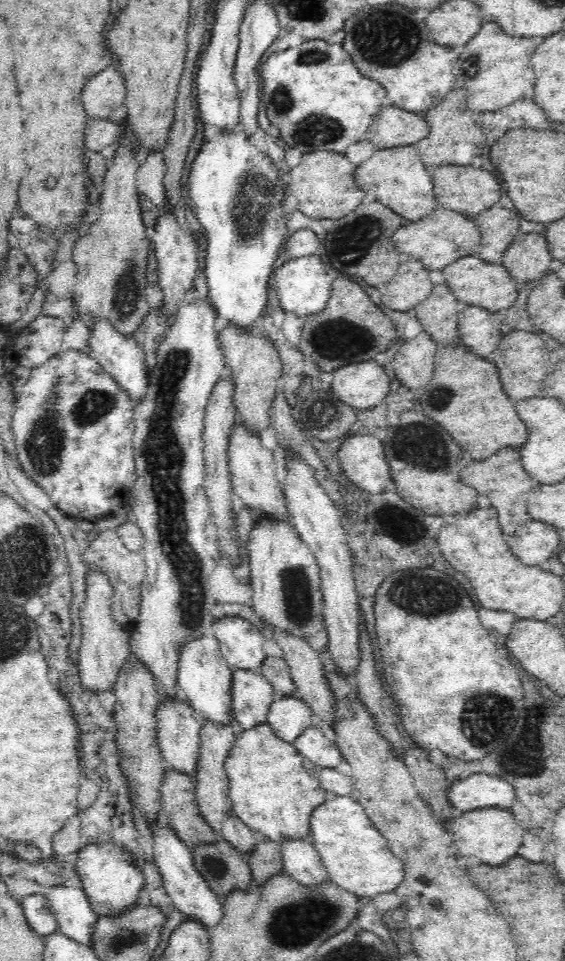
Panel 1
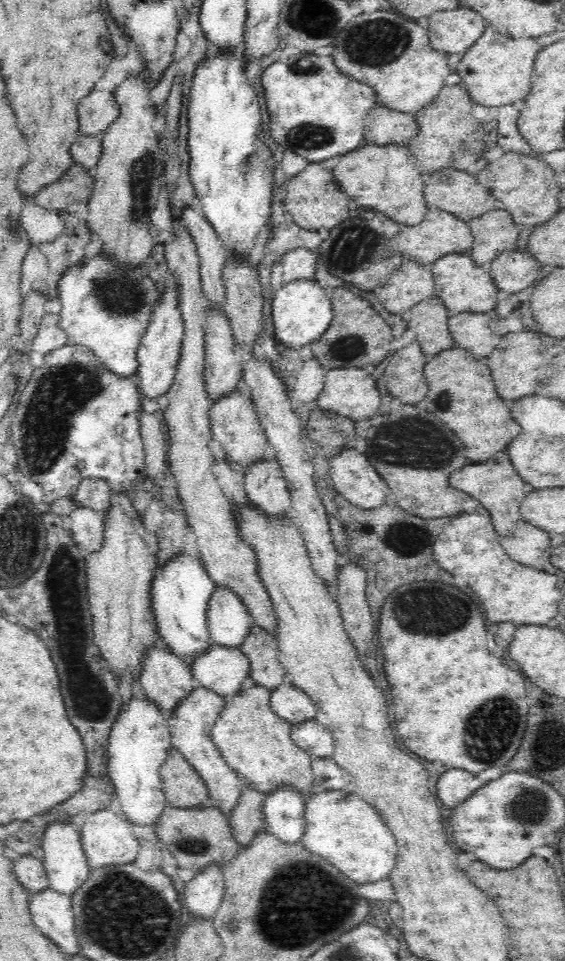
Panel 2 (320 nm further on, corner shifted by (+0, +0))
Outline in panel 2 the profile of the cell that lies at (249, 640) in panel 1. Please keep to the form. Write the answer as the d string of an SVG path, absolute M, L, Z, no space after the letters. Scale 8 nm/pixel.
M221 586L210 598L207 617L211 641L223 648L239 650L254 625L240 598Z

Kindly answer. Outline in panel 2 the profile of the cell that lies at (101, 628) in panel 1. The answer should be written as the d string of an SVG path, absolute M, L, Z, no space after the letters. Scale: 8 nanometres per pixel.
M78 506L70 514L72 525L70 535L86 554L102 550L104 542L104 520L89 508Z

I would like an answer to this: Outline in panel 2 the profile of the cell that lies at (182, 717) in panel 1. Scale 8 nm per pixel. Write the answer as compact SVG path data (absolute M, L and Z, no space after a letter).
M156 644L156 648L152 648L146 654L146 662L144 662L144 672L140 674L140 685L142 686L142 694L151 702L159 712L167 718L170 714L176 712L178 704L182 700L186 700L194 690L198 687L197 680L193 677L192 669L183 660L179 660L174 656L165 645Z

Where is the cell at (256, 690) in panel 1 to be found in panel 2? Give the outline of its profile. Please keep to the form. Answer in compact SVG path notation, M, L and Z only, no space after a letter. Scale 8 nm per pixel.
M210 644L208 652L192 662L198 685L219 694L225 700L238 696L250 682L250 659L235 648Z

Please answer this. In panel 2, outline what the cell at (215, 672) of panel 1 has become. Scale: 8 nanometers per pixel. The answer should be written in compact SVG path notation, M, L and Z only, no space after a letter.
M181 555L174 561L164 564L162 572L152 582L152 609L161 636L160 643L186 662L190 669L192 662L208 652L213 644L208 630L208 606L213 594L213 581L196 557Z

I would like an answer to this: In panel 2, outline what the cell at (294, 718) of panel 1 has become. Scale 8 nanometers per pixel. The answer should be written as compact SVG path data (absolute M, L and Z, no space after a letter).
M288 680L271 691L271 709L288 724L301 724L316 716L316 707L307 694L290 684Z

